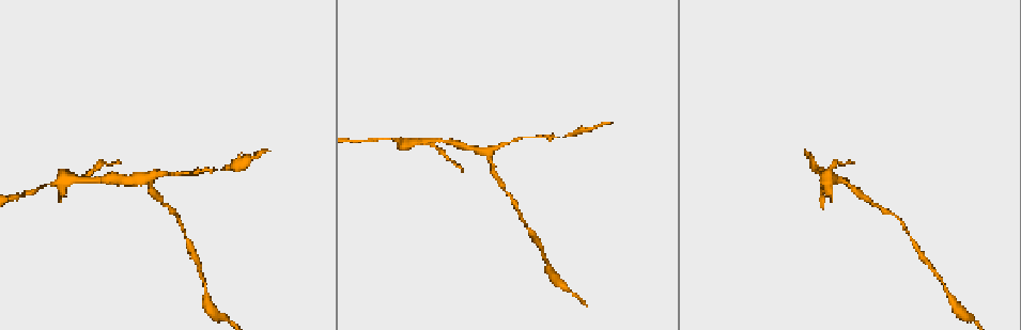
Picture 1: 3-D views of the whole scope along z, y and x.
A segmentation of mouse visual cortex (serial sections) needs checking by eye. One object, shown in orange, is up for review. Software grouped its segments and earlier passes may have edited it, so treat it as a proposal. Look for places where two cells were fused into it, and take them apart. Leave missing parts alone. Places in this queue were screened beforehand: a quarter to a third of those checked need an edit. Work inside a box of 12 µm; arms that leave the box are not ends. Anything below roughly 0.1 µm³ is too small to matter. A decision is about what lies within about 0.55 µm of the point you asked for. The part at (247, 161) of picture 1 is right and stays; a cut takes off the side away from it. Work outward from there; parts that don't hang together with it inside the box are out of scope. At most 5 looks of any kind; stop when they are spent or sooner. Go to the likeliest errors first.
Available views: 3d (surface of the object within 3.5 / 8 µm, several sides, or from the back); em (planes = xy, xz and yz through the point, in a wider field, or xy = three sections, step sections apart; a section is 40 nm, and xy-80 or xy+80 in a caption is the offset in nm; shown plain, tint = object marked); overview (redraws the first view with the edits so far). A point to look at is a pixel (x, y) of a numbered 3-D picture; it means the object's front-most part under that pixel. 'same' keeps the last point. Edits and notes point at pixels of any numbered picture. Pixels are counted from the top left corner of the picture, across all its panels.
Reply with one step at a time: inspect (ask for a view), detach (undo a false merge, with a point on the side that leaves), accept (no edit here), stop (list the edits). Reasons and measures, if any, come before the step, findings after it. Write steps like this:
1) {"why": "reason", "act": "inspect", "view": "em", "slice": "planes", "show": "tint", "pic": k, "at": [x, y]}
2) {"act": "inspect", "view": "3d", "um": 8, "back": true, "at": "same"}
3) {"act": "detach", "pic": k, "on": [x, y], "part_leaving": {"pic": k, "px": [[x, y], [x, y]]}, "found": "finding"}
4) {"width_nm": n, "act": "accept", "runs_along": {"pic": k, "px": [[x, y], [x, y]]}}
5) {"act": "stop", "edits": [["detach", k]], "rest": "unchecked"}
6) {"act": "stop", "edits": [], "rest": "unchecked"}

{"why": "arms part here", "act": "inspect", "view": "3d", "um": 3.5, "pic": 1, "at": [836, 180]}

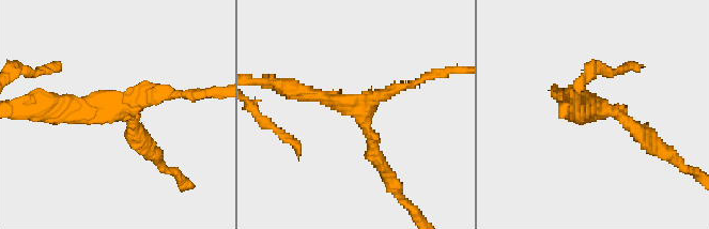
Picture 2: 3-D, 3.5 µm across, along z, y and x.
{"arms": 3, "arm_widths_nm": [100, 200, 200], "why": "shape alone is not enough", "act": "inspect", "view": "em", "slice": "xy", "step": 2, "show": "tint", "pic": 2, "at": [595, 108]}

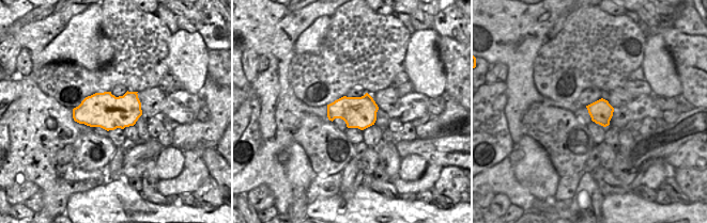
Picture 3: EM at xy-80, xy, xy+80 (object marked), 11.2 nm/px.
{"act": "accept", "runs_along": {"pic": 2, "px": [[180, 93], [51, 107]]}, "found": "one cell here"}

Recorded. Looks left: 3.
{"why": "thin neck", "act": "inspect", "view": "3d", "um": 3.5, "pic": 1, "at": [821, 185]}

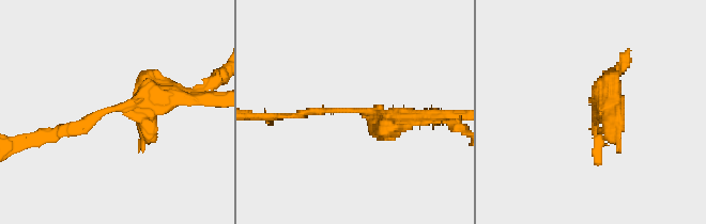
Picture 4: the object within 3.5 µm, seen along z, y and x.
{"arm_widths_nm": [100, 350], "why": "now the EM", "act": "inspect", "view": "em", "slice": "xy", "step": 3, "show": "tint", "pic": 4, "at": [336, 112]}

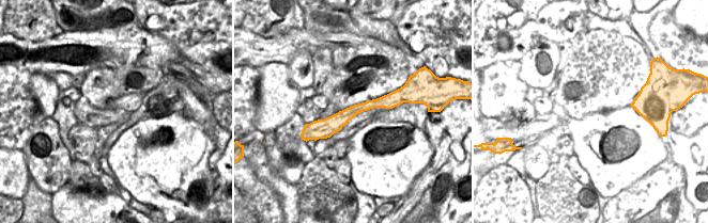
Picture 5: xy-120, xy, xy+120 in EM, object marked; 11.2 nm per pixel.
{"act": "detach", "pic": 4, "on": [141, 146], "found": "a second cell is stuck on"}

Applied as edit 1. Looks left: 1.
{"act": "stop", "edits": [["detach", 4]], "rest": "unchecked"}

